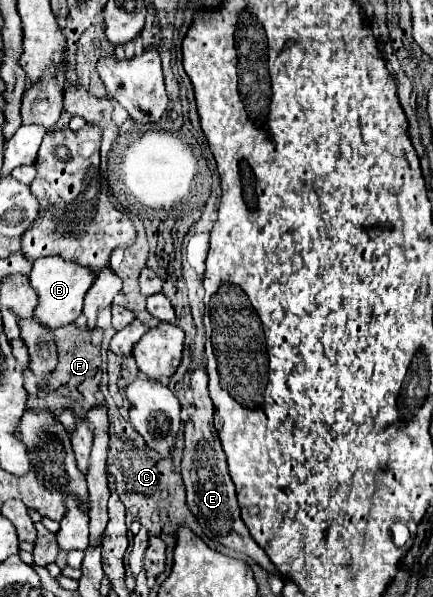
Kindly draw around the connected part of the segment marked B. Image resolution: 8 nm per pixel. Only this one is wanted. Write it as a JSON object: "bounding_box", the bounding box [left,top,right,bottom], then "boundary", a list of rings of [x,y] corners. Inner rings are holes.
{"bounding_box":[29,256,95,330],"boundary":[[[51,256],[51,258],[37,258],[33,262],[33,270],[29,274],[29,282],[37,292],[37,308],[35,308],[35,322],[39,322],[41,326],[49,328],[49,330],[57,330],[63,328],[67,324],[73,324],[77,320],[77,316],[81,314],[83,308],[83,296],[89,290],[89,286],[93,284],[95,274],[75,262],[65,262],[59,256]]]}

